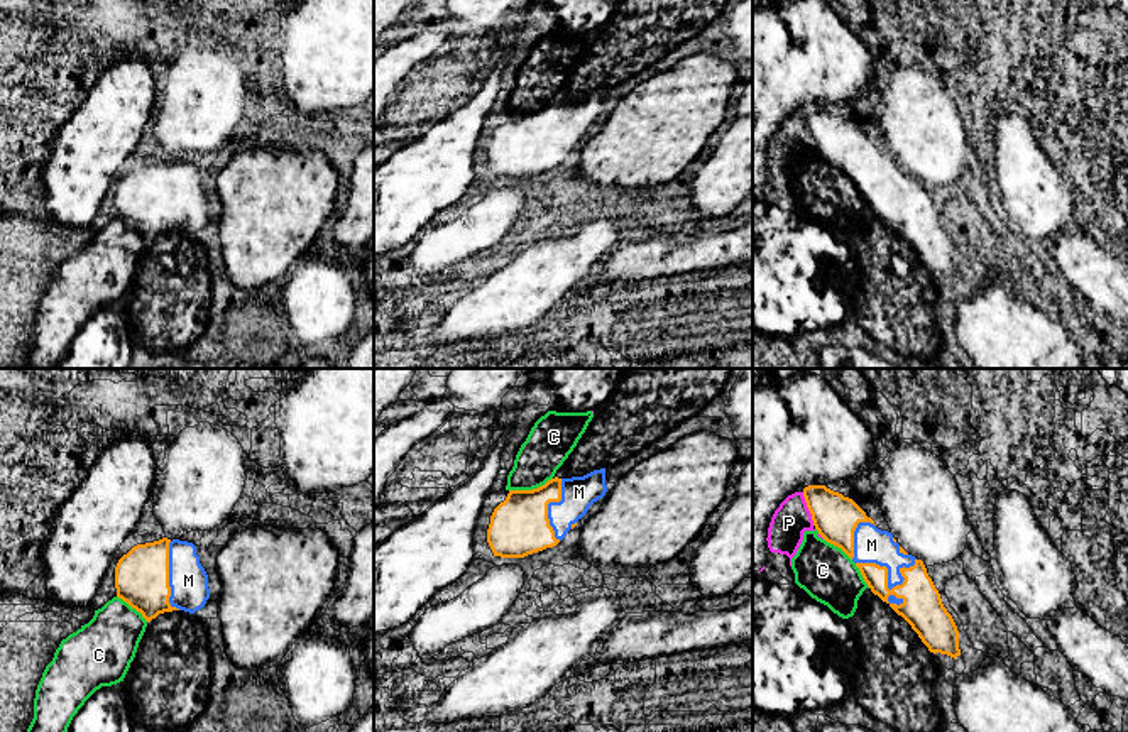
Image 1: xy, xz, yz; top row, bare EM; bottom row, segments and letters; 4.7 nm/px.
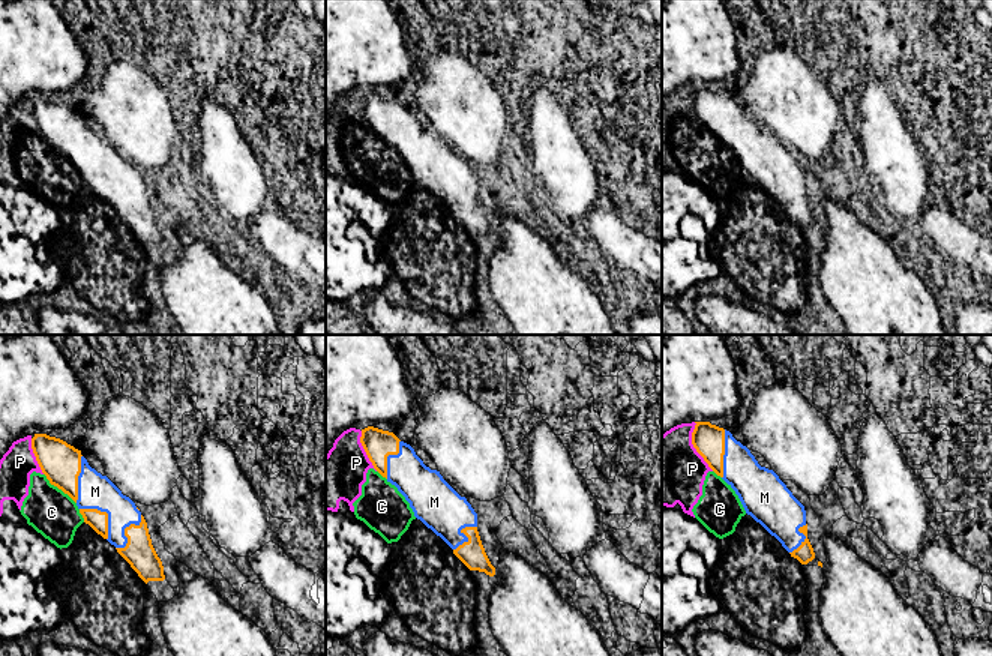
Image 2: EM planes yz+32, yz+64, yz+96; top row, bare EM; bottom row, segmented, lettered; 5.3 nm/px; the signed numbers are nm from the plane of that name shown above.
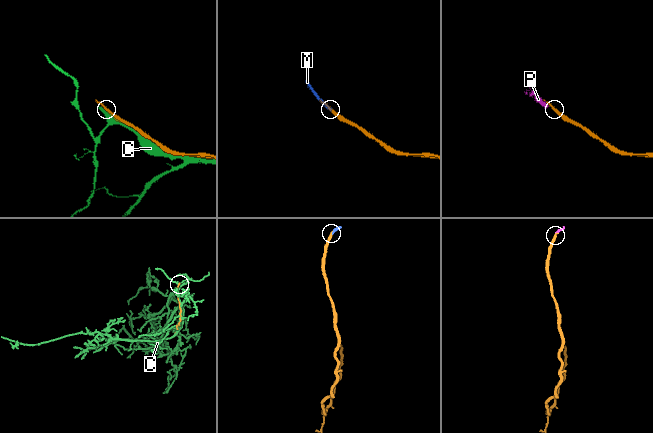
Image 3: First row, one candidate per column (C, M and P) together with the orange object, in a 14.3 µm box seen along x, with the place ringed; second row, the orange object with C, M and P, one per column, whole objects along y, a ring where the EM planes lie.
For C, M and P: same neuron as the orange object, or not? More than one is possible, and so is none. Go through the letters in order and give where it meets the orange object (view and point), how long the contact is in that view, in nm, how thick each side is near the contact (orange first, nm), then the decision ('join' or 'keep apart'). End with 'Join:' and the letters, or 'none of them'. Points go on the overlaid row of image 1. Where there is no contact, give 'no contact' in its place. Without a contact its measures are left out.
C: contact xz (530, 491); length 220 nm; calibres 280 and 220 nm; keep apart
M: contact yz (887, 584); length 280 nm; calibres 200 and 170 nm; join
P: contact yz (809, 509); length 170 nm; calibres 220 and 170 nm; keep apart
Join: M

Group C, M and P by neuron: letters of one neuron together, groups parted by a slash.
C P / M

